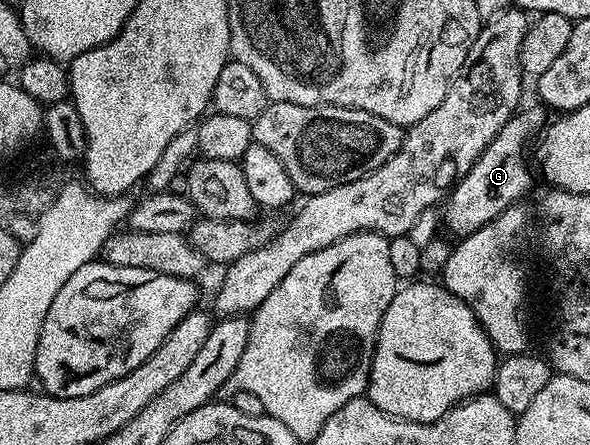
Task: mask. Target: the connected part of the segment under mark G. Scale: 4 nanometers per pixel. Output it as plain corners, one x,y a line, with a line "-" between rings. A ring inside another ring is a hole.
541,105
525,107
514,112
514,116
504,125
504,129
500,129
500,133
492,137
484,153
480,153
472,169
468,169
468,173
461,176
449,192
444,203
444,227
447,227
454,237
476,233
476,229
498,219
500,213
504,213
504,209
515,206
525,197
526,190
530,187
530,167
526,164
528,148
548,122
547,108

